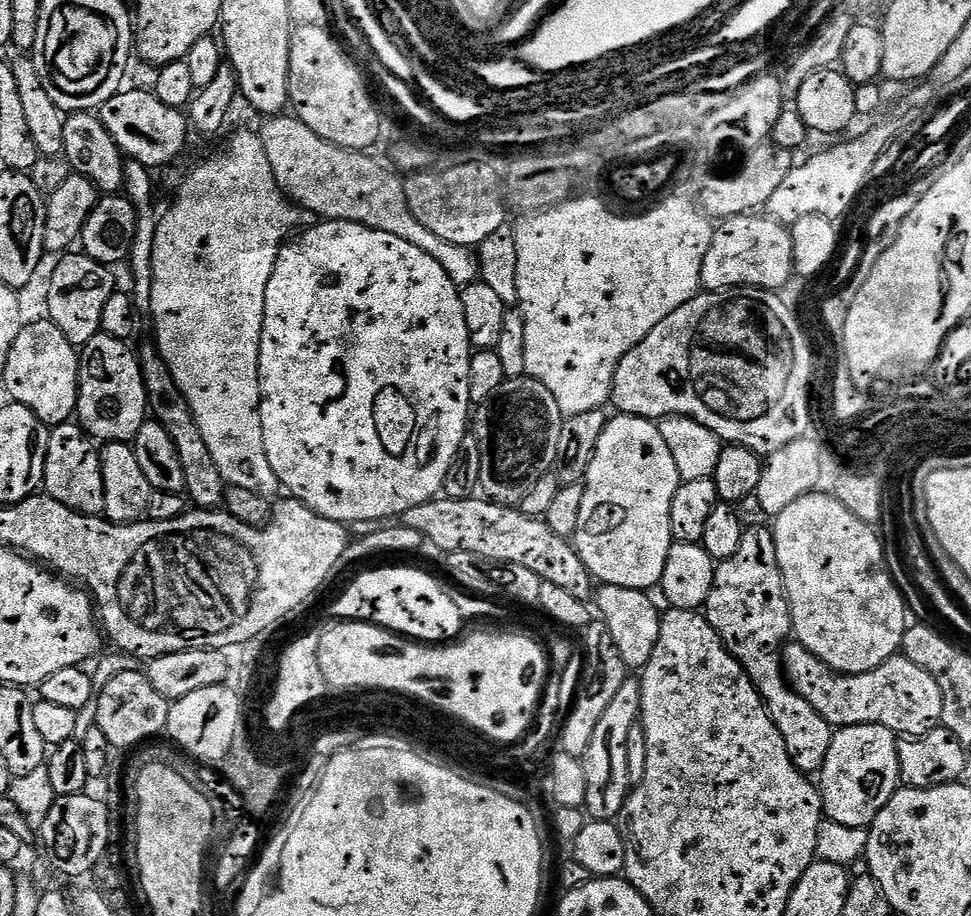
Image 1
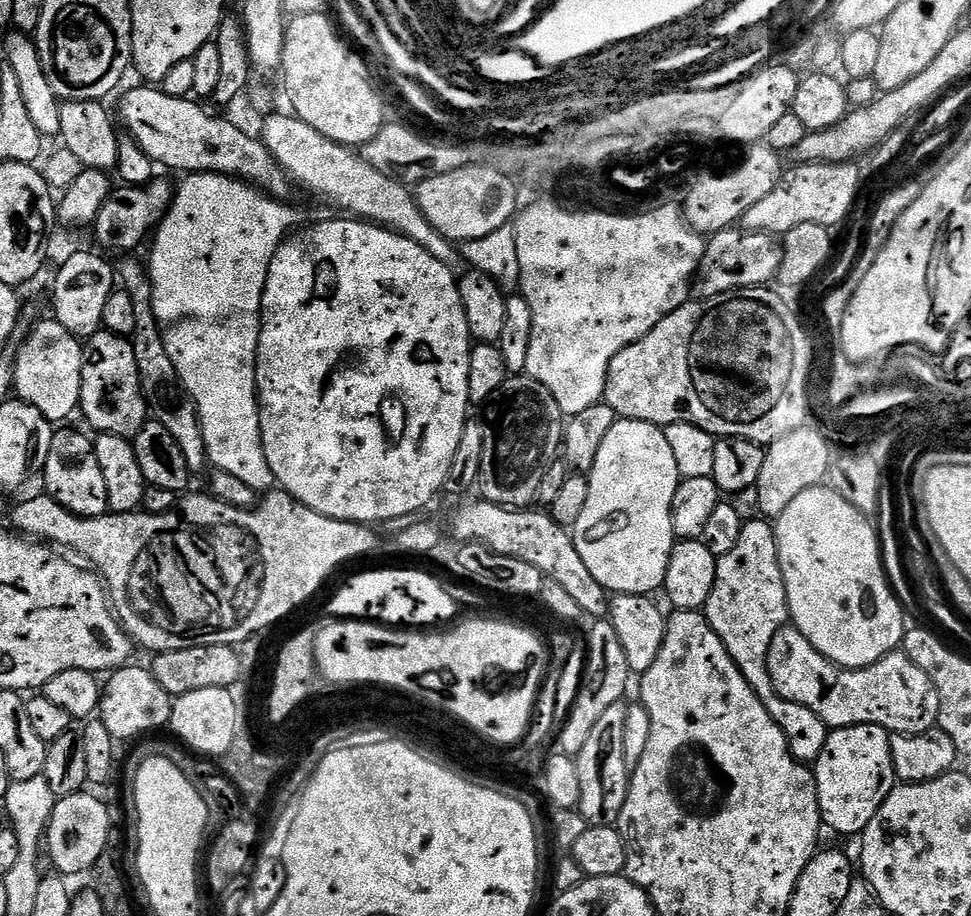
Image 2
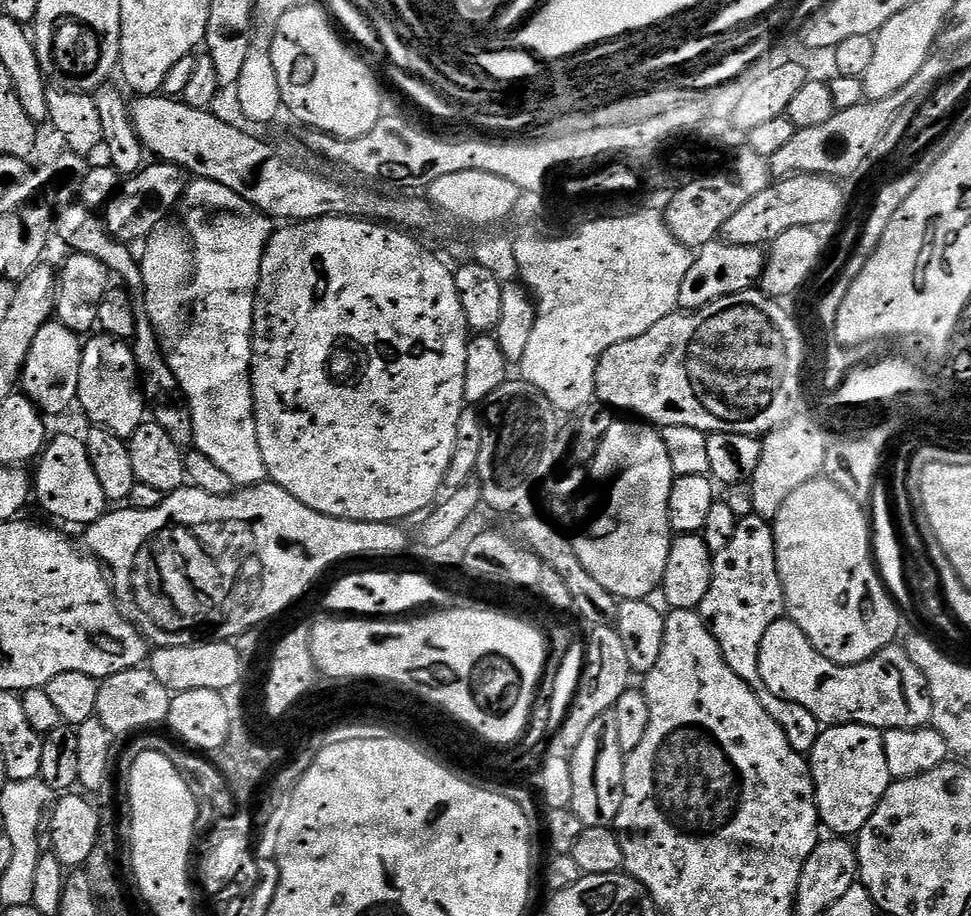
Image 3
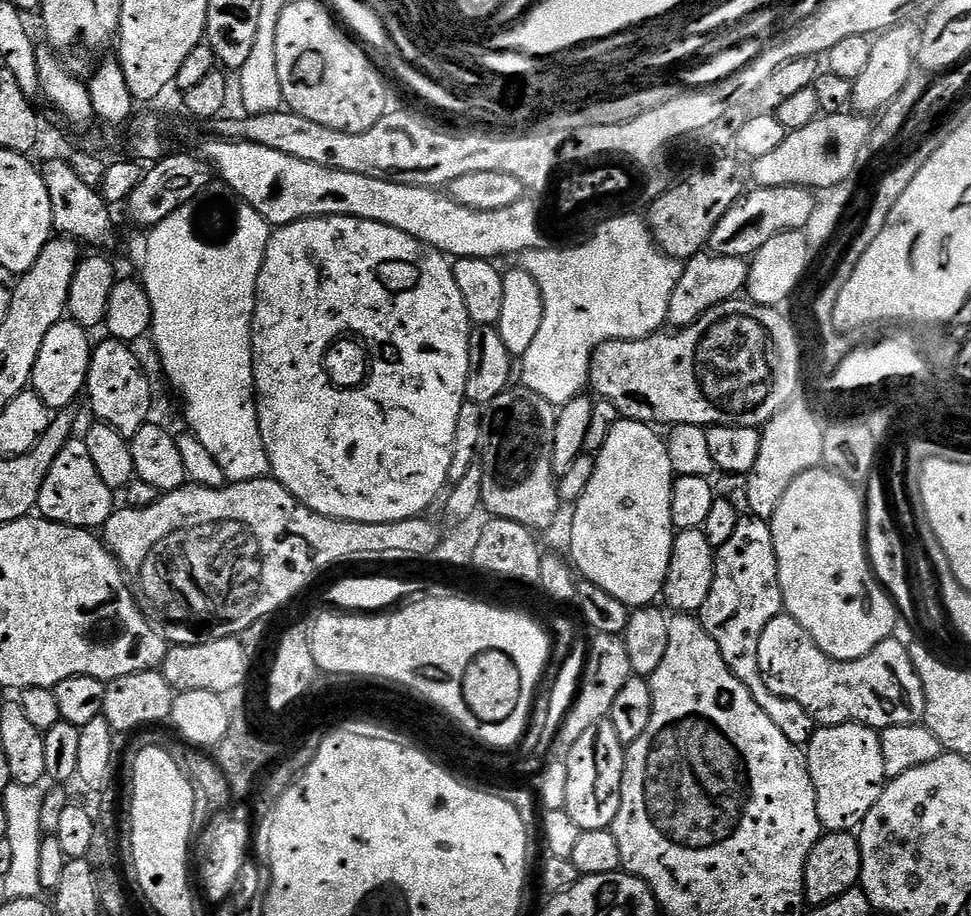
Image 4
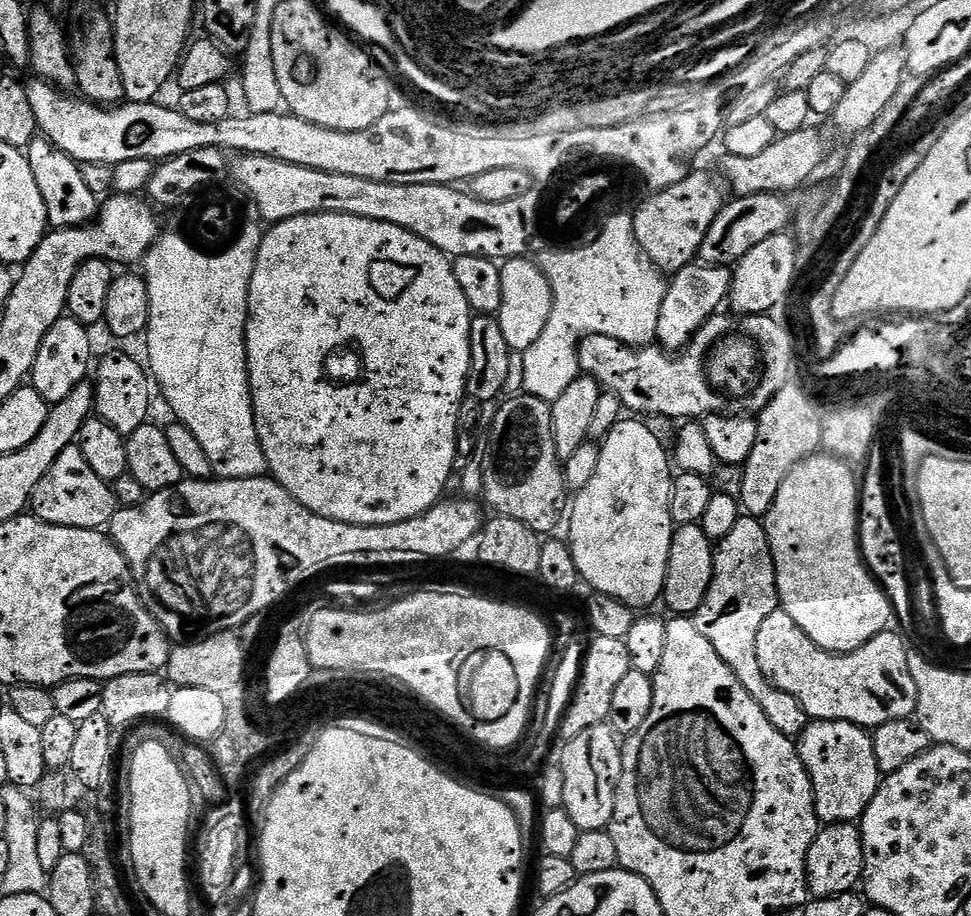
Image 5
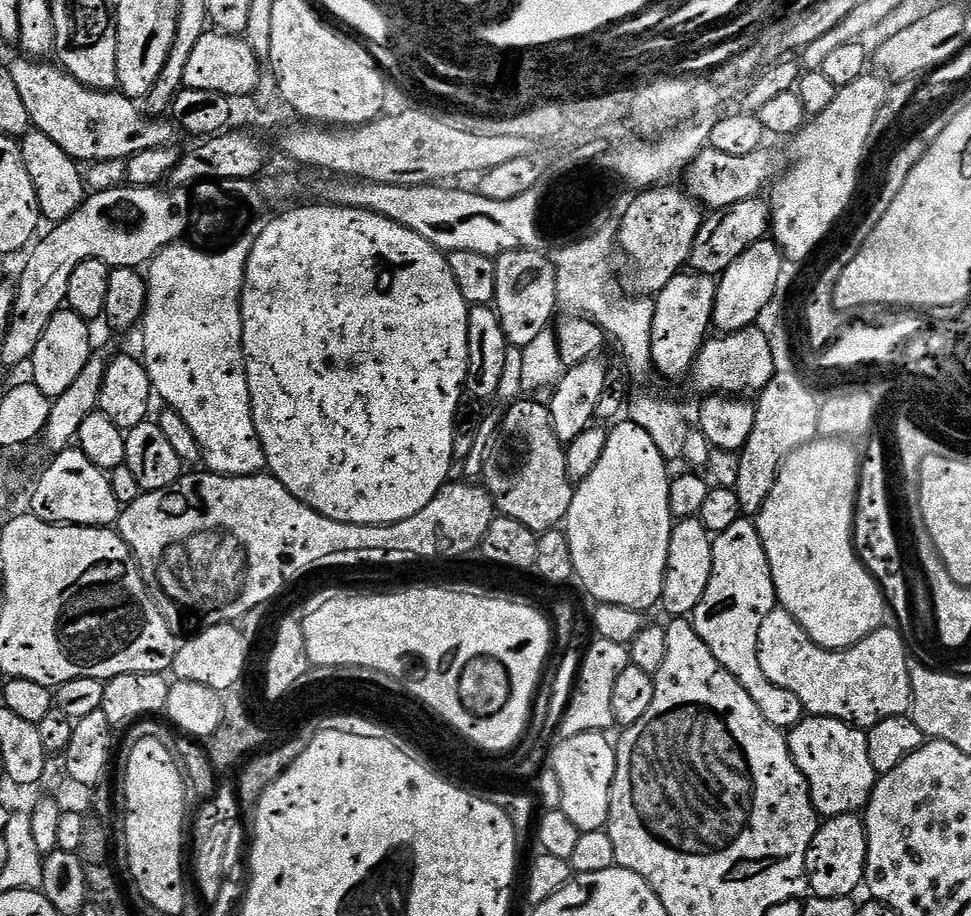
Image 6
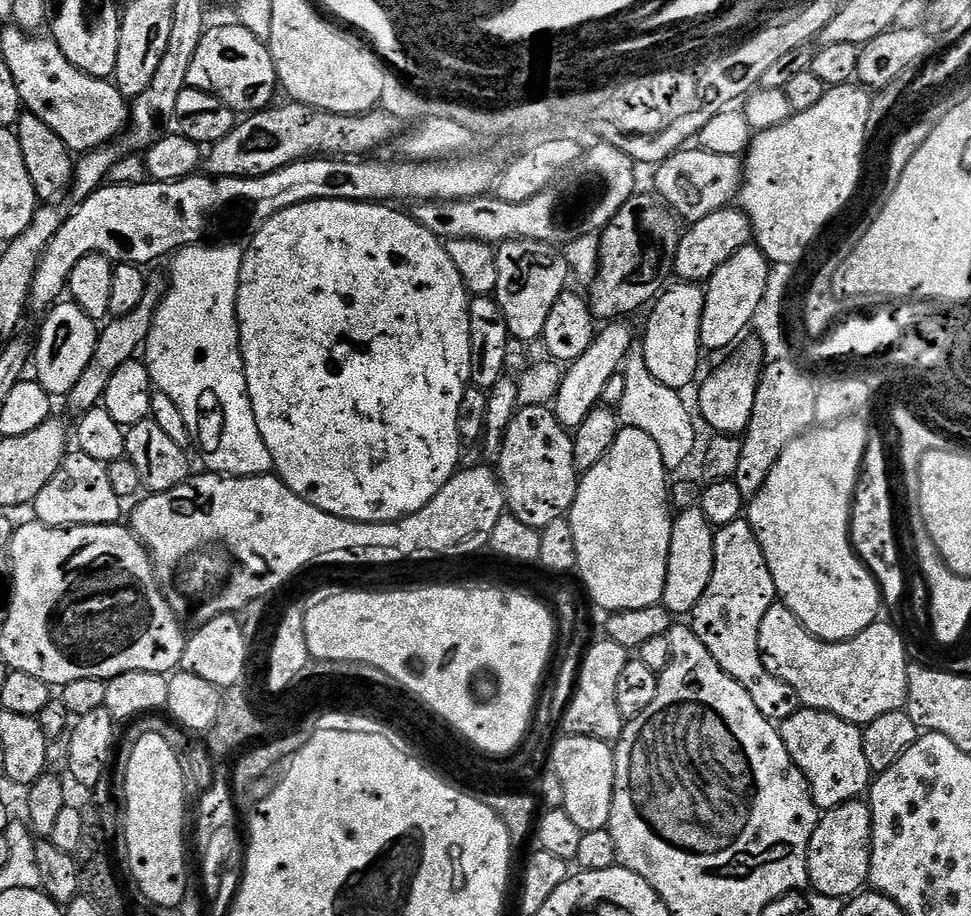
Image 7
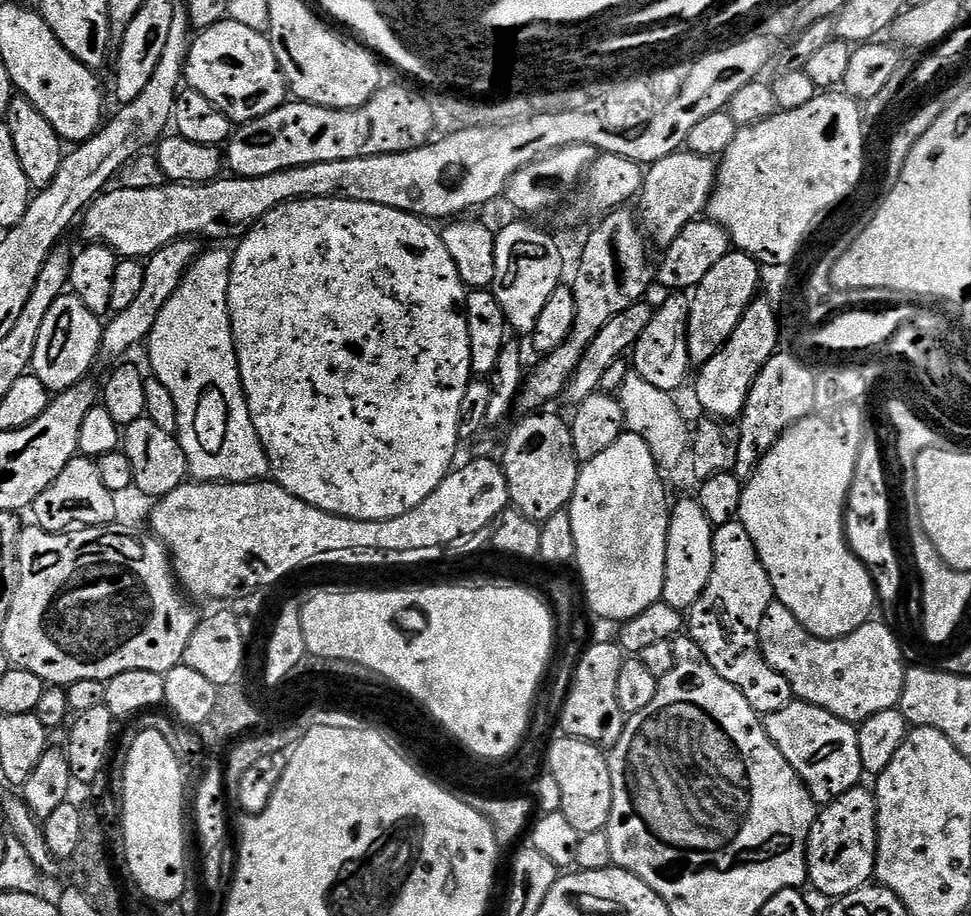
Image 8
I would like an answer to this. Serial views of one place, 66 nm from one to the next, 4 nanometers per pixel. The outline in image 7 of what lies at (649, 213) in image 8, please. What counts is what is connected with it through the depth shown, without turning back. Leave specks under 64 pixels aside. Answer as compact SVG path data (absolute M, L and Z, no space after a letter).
M685 146L655 165L655 195L684 222L695 222L729 207L737 199L744 178L741 157L710 154L699 146Z

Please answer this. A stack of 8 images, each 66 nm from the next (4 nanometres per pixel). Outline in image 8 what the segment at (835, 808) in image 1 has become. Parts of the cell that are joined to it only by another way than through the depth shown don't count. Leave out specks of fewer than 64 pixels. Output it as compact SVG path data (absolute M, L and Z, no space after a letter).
M794 702L778 714L763 717L764 729L782 750L782 758L794 766L794 770L804 779L808 793L817 805L823 806L831 800L837 800L846 790L861 783L860 776L865 775L862 758L858 755L857 725L847 720L840 720L834 714L822 710L813 704Z

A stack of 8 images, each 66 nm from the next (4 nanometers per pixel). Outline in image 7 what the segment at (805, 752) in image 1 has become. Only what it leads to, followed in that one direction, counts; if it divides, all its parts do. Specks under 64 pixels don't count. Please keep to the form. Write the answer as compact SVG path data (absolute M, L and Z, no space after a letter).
M741 518L730 522L730 526L715 529L714 570L710 574L710 586L706 586L706 594L702 594L698 606L690 614L690 627L694 634L698 634L698 638L702 638L702 646L710 650L720 669L734 678L734 682L738 682L746 694L750 694L750 699L754 701L754 706L758 706L762 718L773 722L790 718L790 714L799 712L802 707L798 694L794 694L786 682L774 678L774 674L766 670L758 646L758 630L762 626L762 618L766 618L766 610L770 610L777 600L774 578L770 574L770 566L766 566L766 554L762 554L762 546L758 546L758 538L747 519Z

